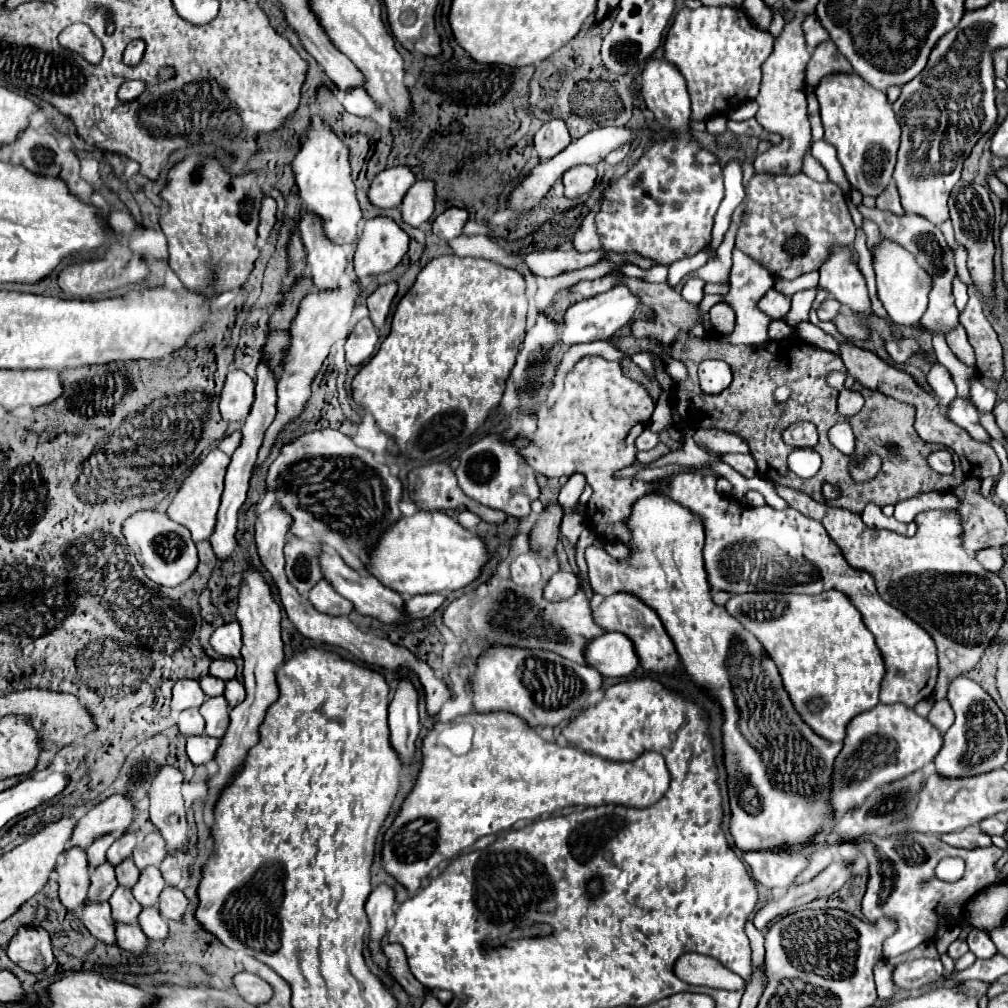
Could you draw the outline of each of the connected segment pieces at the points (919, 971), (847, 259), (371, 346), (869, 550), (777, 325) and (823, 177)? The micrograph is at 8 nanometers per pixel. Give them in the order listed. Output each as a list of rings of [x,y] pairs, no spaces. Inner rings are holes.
[[[921,958],[921,960],[911,960],[911,962],[901,962],[893,968],[893,984],[897,988],[905,988],[905,990],[917,990],[925,984],[931,984],[935,980],[939,980],[943,974],[943,964],[941,960],[929,960],[929,958]]]
[[[849,246],[845,250],[833,250],[833,258],[829,258],[829,262],[819,268],[819,272],[819,286],[827,290],[839,304],[847,306],[855,314],[871,316],[865,278],[861,276]]]
[[[363,318],[357,322],[355,330],[349,334],[347,342],[345,342],[345,354],[347,354],[347,362],[353,366],[365,364],[377,346],[377,330],[373,326],[373,322],[369,318]]]
[[[775,484],[774,487],[789,508],[799,510],[807,514],[807,518],[825,526],[829,538],[841,548],[847,564],[865,570],[875,578],[879,596],[885,602],[907,614],[919,626],[925,626],[929,636],[935,640],[939,656],[935,698],[945,698],[953,676],[971,670],[979,662],[1007,610],[1005,584],[1001,578],[987,572],[975,556],[967,556],[961,546],[959,514],[955,510],[922,512],[917,516],[917,534],[907,538],[891,530],[867,528],[857,512],[813,502],[807,494],[803,496],[786,486]]]
[[[775,320],[775,322],[771,322],[771,326],[769,326],[769,338],[771,338],[771,340],[783,340],[783,338],[787,338],[787,334],[791,334],[789,328],[791,328],[791,326],[785,324],[783,320]]]
[[[807,150],[807,154],[803,156],[803,172],[817,180],[817,182],[827,182],[827,172],[823,170],[823,166],[819,166],[819,162],[811,156],[811,150]]]

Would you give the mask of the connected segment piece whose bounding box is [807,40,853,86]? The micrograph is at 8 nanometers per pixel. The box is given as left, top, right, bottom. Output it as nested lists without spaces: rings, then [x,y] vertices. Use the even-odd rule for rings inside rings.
[[[827,40],[819,44],[811,56],[811,62],[807,66],[807,84],[817,86],[825,76],[831,74],[851,74],[851,64],[845,56],[839,54],[837,46]]]

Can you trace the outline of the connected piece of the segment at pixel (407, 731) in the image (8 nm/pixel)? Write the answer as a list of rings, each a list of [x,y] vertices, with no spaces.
[[[409,676],[399,680],[393,700],[389,704],[389,728],[391,744],[397,750],[399,758],[411,758],[415,752],[415,740],[419,734],[419,712],[417,712],[419,694]]]

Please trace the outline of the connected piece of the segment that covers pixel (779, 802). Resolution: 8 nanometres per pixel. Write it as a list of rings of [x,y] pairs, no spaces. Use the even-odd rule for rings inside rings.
[[[645,496],[641,500],[637,500],[637,504],[633,506],[633,514],[629,518],[629,526],[633,530],[633,538],[631,538],[631,558],[625,560],[625,562],[617,562],[613,560],[603,548],[597,548],[597,546],[589,546],[585,550],[585,560],[587,560],[587,566],[589,566],[589,580],[591,580],[591,586],[597,594],[601,596],[611,596],[611,594],[617,594],[617,592],[627,592],[627,594],[633,594],[637,598],[641,598],[641,602],[645,602],[649,608],[653,608],[667,634],[671,636],[675,648],[677,648],[677,654],[681,658],[681,664],[683,664],[683,670],[689,674],[691,682],[701,688],[709,698],[713,698],[719,706],[721,706],[721,712],[723,712],[723,724],[721,724],[721,734],[723,734],[723,764],[725,764],[725,770],[727,770],[727,790],[729,790],[729,808],[731,808],[731,824],[729,824],[729,832],[735,840],[735,846],[739,850],[761,850],[761,848],[781,848],[783,844],[785,846],[797,846],[805,840],[813,840],[817,848],[823,848],[825,846],[825,838],[827,834],[831,832],[829,828],[829,820],[831,820],[831,810],[829,810],[829,774],[831,774],[831,766],[833,766],[833,758],[839,754],[841,750],[841,742],[825,742],[823,738],[817,738],[817,734],[813,734],[813,730],[809,730],[809,726],[805,726],[805,722],[801,722],[801,718],[797,718],[797,712],[793,710],[791,702],[789,702],[789,696],[785,696],[785,690],[781,686],[781,678],[777,674],[777,668],[773,666],[773,662],[769,662],[769,656],[761,650],[761,644],[757,642],[757,638],[749,636],[741,624],[735,622],[733,616],[727,614],[727,610],[723,606],[715,606],[713,600],[711,600],[711,590],[709,590],[709,584],[707,584],[707,574],[705,574],[705,568],[703,568],[703,540],[705,540],[705,532],[703,532],[703,526],[701,526],[701,520],[693,514],[689,514],[683,506],[677,506],[675,502],[669,502],[669,498],[665,496]],[[821,826],[827,826],[827,830],[823,834],[815,834],[817,828]]]

